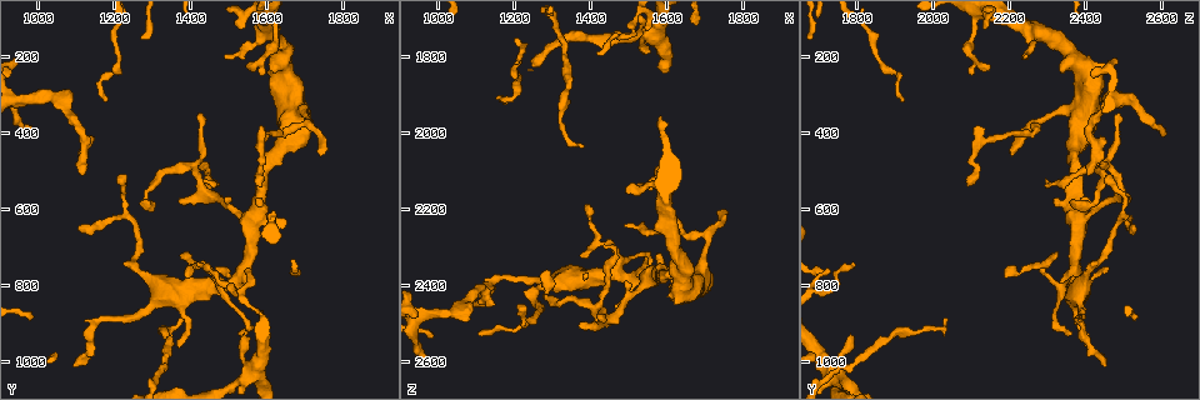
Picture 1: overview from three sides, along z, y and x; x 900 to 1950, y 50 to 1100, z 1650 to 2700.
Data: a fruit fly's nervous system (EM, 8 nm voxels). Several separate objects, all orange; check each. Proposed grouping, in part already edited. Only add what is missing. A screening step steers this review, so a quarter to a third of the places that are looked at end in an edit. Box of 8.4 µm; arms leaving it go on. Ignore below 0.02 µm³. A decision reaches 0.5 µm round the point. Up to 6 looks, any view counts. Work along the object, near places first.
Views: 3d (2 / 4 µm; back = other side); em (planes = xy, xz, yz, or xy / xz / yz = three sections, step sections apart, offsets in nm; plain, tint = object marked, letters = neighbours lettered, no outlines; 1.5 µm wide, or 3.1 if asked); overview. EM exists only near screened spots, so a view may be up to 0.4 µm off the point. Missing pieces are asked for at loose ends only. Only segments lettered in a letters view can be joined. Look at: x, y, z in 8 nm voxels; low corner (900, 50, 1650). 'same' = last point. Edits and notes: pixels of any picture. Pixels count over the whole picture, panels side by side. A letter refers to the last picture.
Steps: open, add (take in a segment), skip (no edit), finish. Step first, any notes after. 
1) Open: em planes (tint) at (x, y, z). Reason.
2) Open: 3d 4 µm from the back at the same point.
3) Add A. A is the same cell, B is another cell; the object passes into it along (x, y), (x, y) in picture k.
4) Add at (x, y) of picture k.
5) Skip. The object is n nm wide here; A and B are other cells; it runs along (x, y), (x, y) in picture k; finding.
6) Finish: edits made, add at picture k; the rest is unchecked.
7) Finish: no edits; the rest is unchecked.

Open: 3d 4 µm at (990, 410, 2610). Free end.

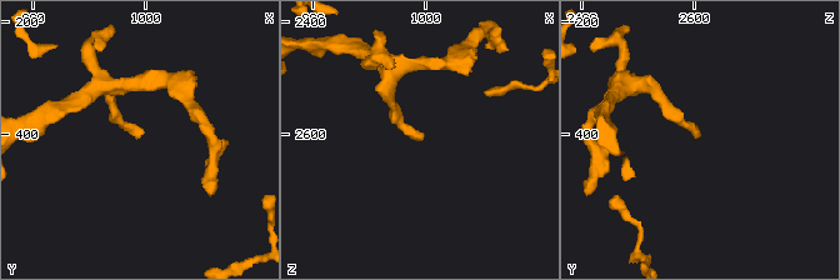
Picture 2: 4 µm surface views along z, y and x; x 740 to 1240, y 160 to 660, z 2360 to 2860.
Open: em planes (letters) at (990, 410, 2610). Need the tissue.

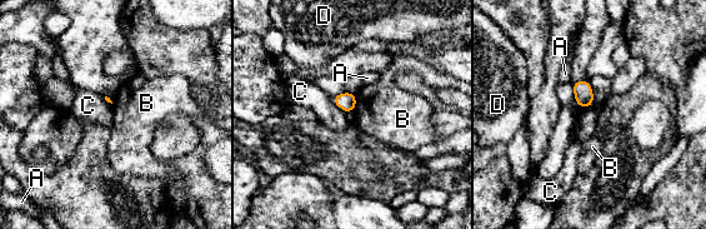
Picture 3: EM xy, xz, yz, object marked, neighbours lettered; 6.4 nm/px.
Skip. A, B, C and D are other cells; a border runs along (331, 96), (333, 101), (346, 113) in picture 3; no lettered segment goes on from it.

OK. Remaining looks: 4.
Open: em planes (tint) at (1090, 1015, 2455). Long arm stops here.

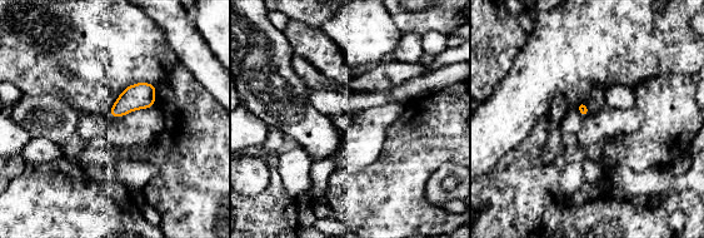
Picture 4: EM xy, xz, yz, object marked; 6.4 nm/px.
Open: em planes (letters) at the same point. What lies round it.

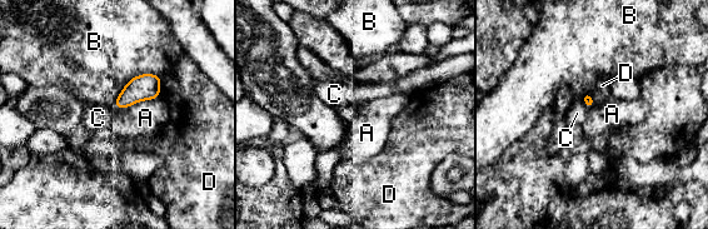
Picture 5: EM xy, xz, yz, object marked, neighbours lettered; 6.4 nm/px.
Skip. A, B, C and D are other cells; a border runs along (159, 96), (118, 109) in picture 5; none of them fits.

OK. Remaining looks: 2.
Open: em xz step 8 (letters) at (1475, 750, 2460). Branch stops here.

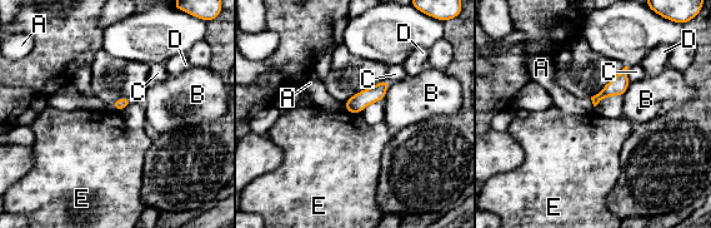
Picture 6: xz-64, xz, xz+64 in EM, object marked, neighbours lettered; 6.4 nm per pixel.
Skip. The longest contact is with B, 120 nm; A, B, C, D and E are other cells; no lettered segment goes on from it.

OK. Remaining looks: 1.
Finish: no edits; the rest is unchecked.

